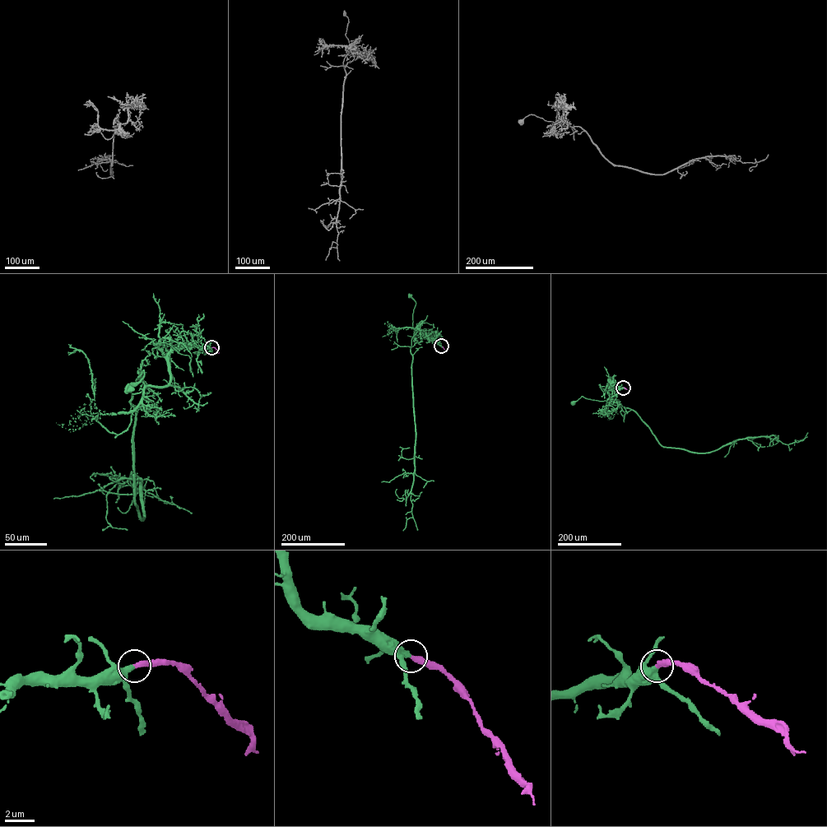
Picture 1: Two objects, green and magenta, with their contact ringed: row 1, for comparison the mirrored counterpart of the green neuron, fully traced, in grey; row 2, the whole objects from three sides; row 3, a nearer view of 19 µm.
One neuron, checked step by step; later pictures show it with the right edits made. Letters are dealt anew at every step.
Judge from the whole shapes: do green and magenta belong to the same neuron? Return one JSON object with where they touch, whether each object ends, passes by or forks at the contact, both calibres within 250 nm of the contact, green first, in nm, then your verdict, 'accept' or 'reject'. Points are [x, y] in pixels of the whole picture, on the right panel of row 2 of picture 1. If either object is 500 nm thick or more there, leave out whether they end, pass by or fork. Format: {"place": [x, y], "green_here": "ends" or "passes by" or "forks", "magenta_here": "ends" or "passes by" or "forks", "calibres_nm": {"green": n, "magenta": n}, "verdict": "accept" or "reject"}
{"place": [623, 387], "green_here": "ends", "magenta_here": "ends", "calibres_nm": {"green": 400, "magenta": 380}, "verdict": "accept"}

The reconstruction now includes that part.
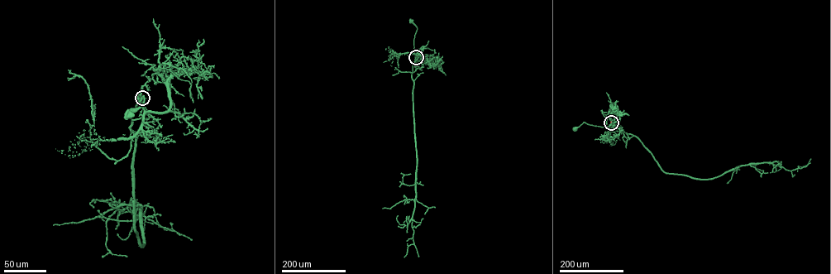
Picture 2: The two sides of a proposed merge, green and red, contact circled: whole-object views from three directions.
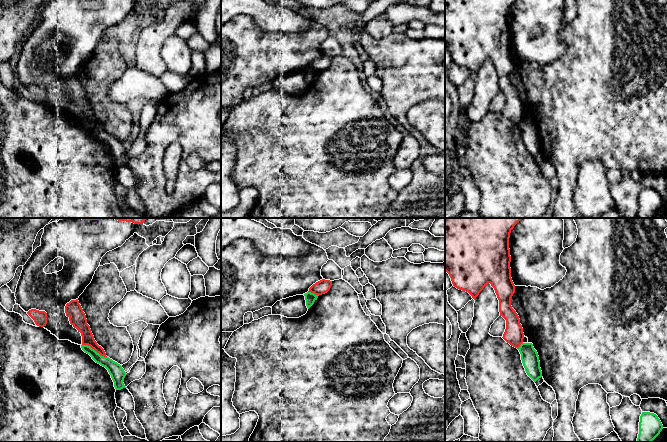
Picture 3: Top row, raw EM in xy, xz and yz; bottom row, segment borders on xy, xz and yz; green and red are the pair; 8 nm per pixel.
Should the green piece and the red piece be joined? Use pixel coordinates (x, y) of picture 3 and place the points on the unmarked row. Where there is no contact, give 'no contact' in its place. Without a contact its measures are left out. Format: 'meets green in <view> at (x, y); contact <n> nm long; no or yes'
meets green in xy at (93, 125); contact 220 nm long; no

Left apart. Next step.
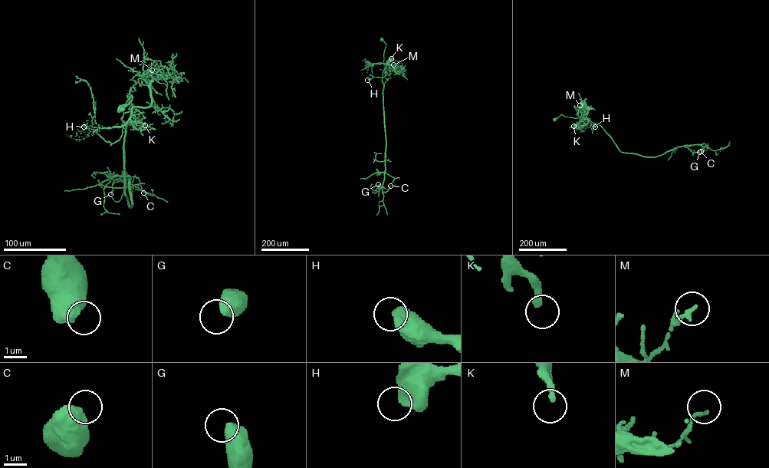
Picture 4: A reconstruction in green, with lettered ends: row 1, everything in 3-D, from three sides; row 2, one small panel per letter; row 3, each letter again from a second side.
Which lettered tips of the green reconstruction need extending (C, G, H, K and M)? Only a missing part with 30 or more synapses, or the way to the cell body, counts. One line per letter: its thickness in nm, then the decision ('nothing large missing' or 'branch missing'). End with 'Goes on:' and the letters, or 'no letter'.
C: 800 nm thick; nothing large missing
G: 600 nm thick; nothing large missing
H: 650 nm thick; nothing large missing
K: 280 nm thick; nothing large missing
M: 150 nm thick; nothing large missing
Goes on: no letter

